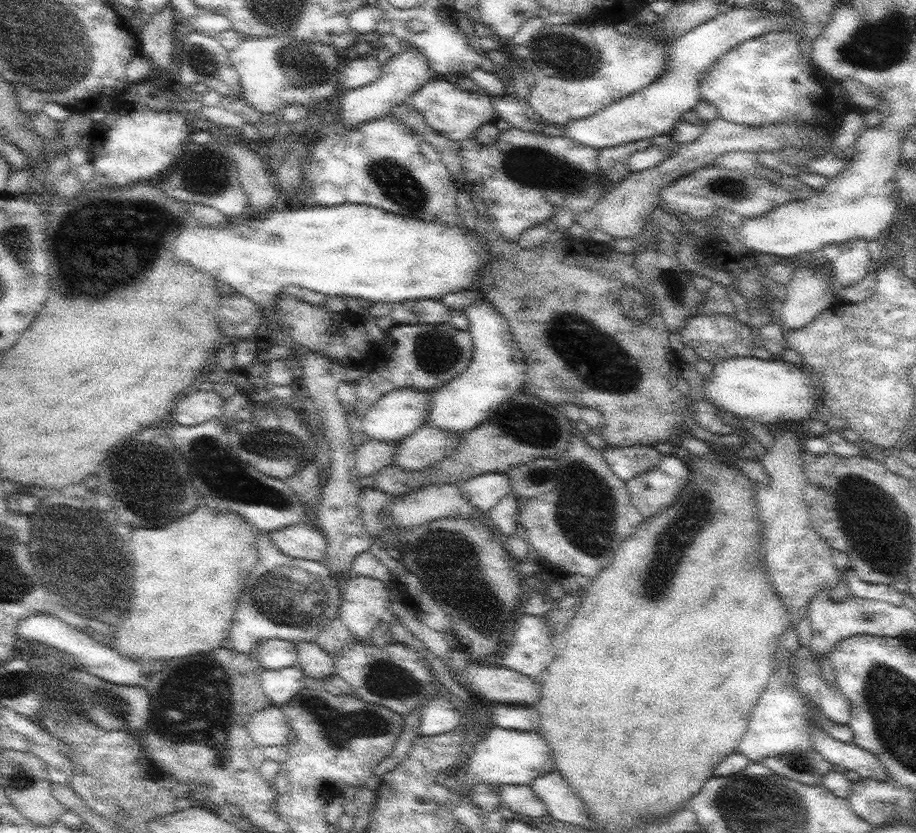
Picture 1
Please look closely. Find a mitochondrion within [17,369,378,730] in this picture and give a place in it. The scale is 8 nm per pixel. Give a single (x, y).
(68, 545)

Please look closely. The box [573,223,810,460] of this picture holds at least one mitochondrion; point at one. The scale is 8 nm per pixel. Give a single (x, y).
(676, 286)

